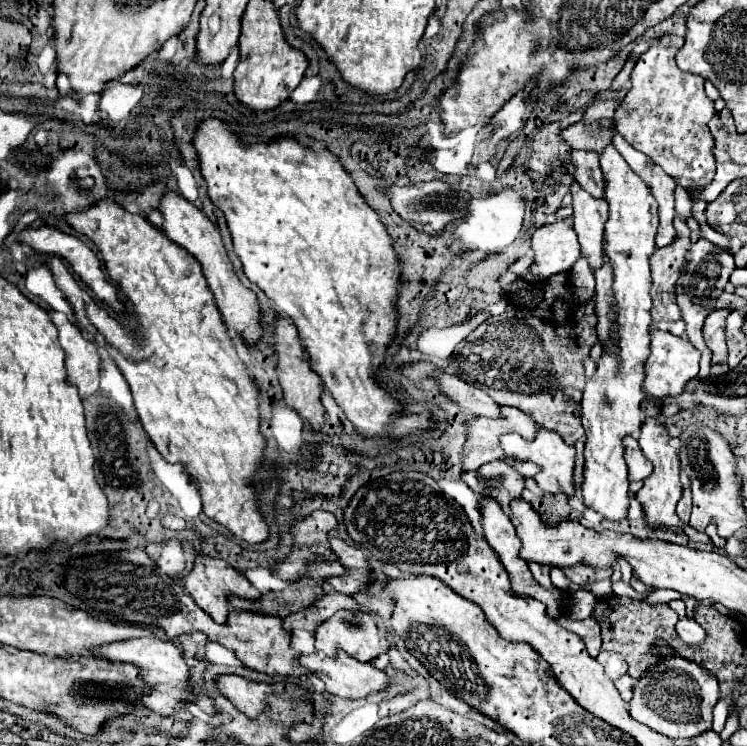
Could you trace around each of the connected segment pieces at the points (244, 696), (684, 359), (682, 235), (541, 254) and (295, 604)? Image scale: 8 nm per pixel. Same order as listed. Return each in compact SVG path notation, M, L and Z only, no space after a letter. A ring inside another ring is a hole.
M221 675L217 681L217 689L229 697L229 701L243 711L249 717L257 717L259 713L263 713L267 709L267 697L277 691L283 689L283 683L277 685L265 685L265 683L253 683L245 677L239 675Z
M655 329L651 333L651 355L647 359L647 377L645 377L645 391L653 399L665 399L665 397L677 397L683 393L685 385L697 377L699 373L699 351L685 339L671 335L669 331L659 331Z
M675 217L677 239L669 247L657 249L651 255L651 319L653 323L673 323L681 319L681 311L675 303L675 283L685 263L685 253L691 247L689 227L681 217Z
M559 219L539 227L533 233L531 247L535 251L533 273L551 277L569 271L579 259L579 243L573 231L573 219Z
M315 561L309 565L309 571L299 581L291 583L285 591L271 591L263 595L263 599L247 601L247 599L231 599L231 607L235 611L249 611L271 617L287 617L291 613L303 611L315 605L323 597L323 583L327 577L343 575L345 569L341 563L321 563Z

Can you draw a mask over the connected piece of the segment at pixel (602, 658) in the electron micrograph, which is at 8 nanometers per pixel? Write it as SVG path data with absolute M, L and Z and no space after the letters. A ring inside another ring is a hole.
M601 651L597 655L597 661L605 667L607 677L611 677L613 681L617 681L621 675L627 673L627 663L625 663L625 659L621 655L615 655L615 653L609 653L609 651L607 653Z

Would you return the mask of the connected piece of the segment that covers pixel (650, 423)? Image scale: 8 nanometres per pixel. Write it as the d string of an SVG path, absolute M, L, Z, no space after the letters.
M645 419L639 435L639 447L643 455L653 463L653 473L643 481L643 487L637 493L637 501L643 505L645 521L653 527L671 527L671 525L683 525L679 515L675 513L677 501L681 499L683 487L679 479L679 457L677 451L669 445L671 437L665 429L665 425L659 419Z

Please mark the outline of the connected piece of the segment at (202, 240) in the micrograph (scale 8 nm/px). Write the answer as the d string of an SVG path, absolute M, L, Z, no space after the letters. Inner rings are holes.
M167 193L161 199L161 213L165 219L165 235L177 243L179 247L187 249L199 263L203 269L203 275L209 283L209 289L215 295L215 301L219 305L219 311L223 315L225 325L235 331L247 345L255 347L261 337L263 337L263 327L261 327L261 305L257 301L257 295L243 287L243 283L239 281L239 277L233 271L233 263L227 257L227 251L223 247L221 235L215 229L215 225L205 217L203 211L199 211L197 207L193 207L185 197L177 195L177 193Z

